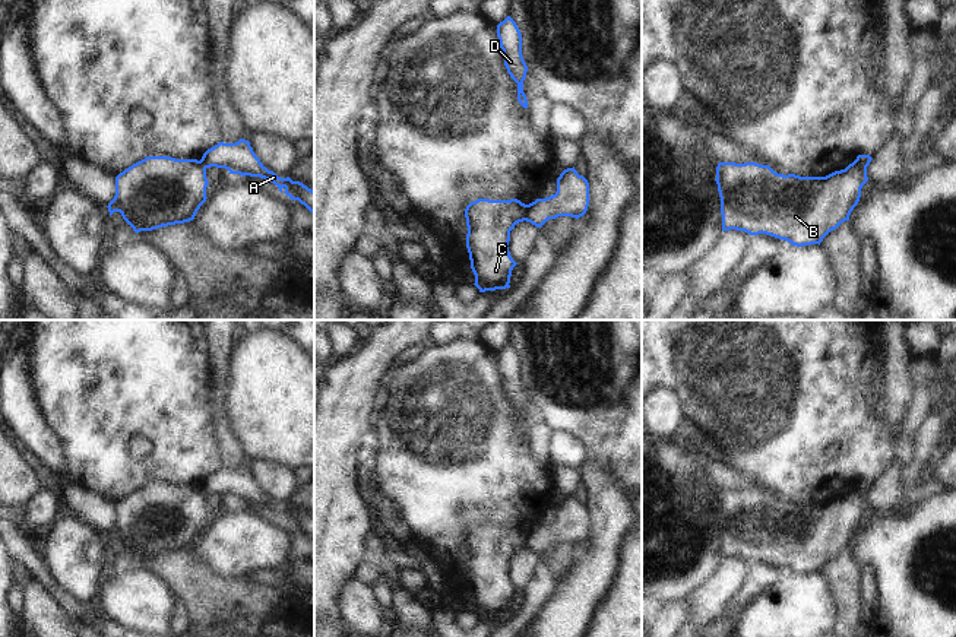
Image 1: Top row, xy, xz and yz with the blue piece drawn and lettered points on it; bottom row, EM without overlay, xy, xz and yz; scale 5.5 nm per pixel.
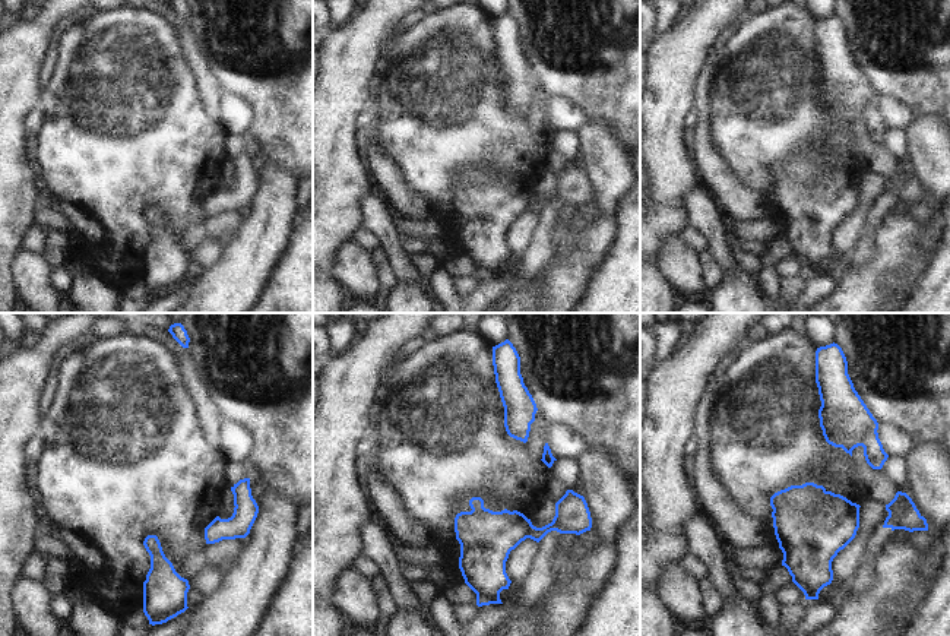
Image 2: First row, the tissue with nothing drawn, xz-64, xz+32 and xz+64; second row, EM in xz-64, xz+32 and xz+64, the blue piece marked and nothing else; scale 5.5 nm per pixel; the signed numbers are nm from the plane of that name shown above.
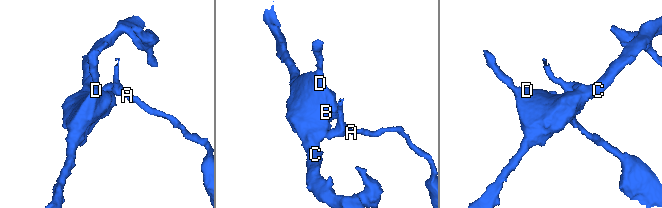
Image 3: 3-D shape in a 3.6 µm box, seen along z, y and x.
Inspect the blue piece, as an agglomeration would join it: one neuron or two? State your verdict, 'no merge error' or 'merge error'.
merge error

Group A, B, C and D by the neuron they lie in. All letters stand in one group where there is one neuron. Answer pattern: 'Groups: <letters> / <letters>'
Groups: A / B C D

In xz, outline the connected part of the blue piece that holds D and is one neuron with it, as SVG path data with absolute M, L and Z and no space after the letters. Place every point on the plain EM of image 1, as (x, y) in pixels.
M510 343L497 352L497 364L507 400L517 411L517 428L523 435L528 435L528 427L523 419L528 393L522 384L522 361Z

